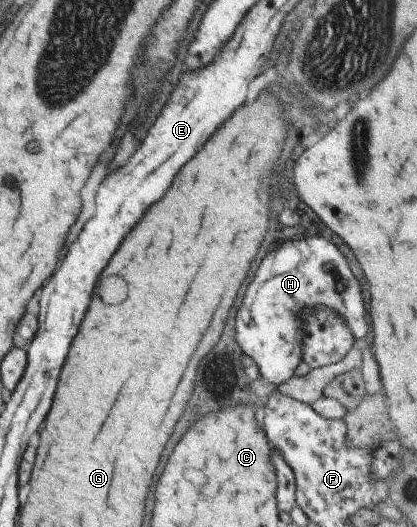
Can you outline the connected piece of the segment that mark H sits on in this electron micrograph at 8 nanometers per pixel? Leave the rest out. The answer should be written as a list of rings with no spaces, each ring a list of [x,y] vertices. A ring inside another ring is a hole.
[[[310,233],[306,239],[282,243],[268,257],[264,257],[238,309],[236,339],[244,355],[257,363],[260,378],[280,385],[294,375],[303,359],[305,331],[300,313],[313,306],[326,306],[339,314],[356,340],[368,335],[368,307],[364,307],[362,301],[360,279],[352,275],[340,247],[336,247],[332,239]]]

